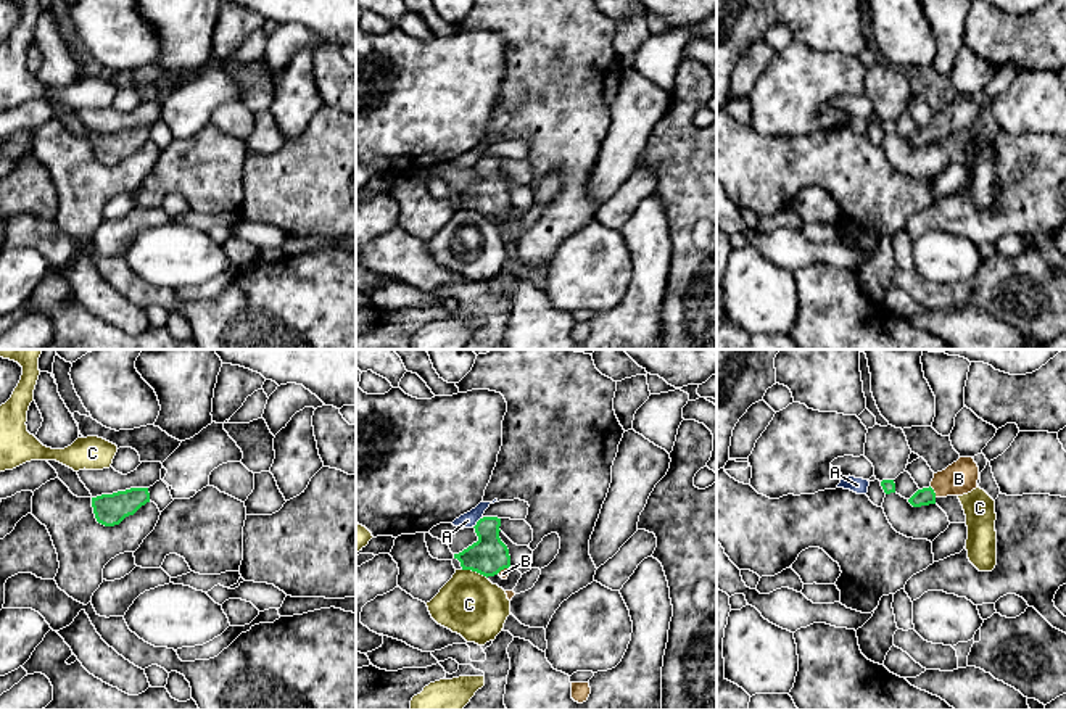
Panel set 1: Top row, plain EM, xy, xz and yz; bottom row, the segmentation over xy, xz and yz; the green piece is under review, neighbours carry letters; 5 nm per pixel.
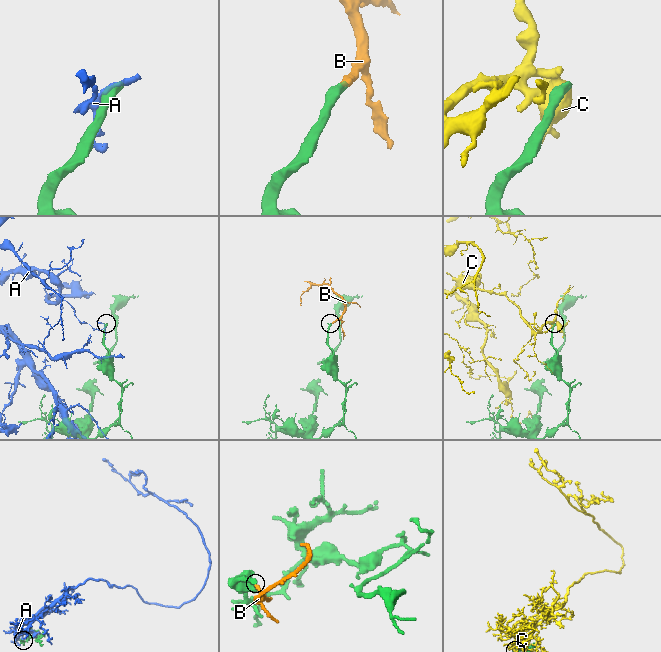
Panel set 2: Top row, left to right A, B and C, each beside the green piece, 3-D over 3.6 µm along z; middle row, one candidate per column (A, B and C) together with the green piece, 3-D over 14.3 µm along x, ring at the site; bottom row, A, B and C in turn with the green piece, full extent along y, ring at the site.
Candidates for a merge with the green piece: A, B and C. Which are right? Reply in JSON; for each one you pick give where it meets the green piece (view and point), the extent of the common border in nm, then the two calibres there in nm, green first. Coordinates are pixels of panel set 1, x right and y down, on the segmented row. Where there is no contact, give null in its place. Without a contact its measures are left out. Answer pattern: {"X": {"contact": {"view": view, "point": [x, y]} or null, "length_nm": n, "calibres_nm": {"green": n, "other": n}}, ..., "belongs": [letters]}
{"B": {"contact": {"view": "yz", "point": [933, 491]}, "length_nm": 70, "calibres_nm": {"green": 90, "other": 160}}, "belongs": ["B"]}

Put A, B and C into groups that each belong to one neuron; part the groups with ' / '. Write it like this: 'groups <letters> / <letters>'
groups A / B / C

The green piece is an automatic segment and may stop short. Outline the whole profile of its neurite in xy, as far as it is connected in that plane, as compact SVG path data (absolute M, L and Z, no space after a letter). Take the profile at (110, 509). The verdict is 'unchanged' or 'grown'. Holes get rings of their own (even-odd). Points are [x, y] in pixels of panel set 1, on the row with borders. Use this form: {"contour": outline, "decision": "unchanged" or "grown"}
{"contour": "M130 488L92 497L95 518L105 526L119 525L126 517L134 515L147 502L150 502L148 488Z", "decision": "unchanged"}

